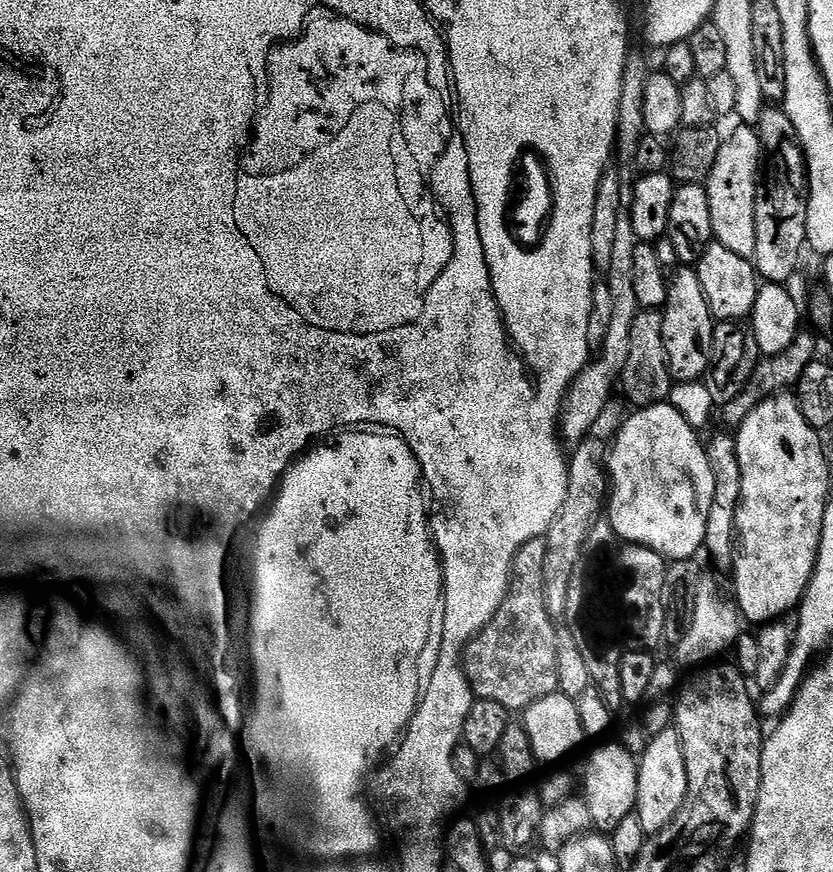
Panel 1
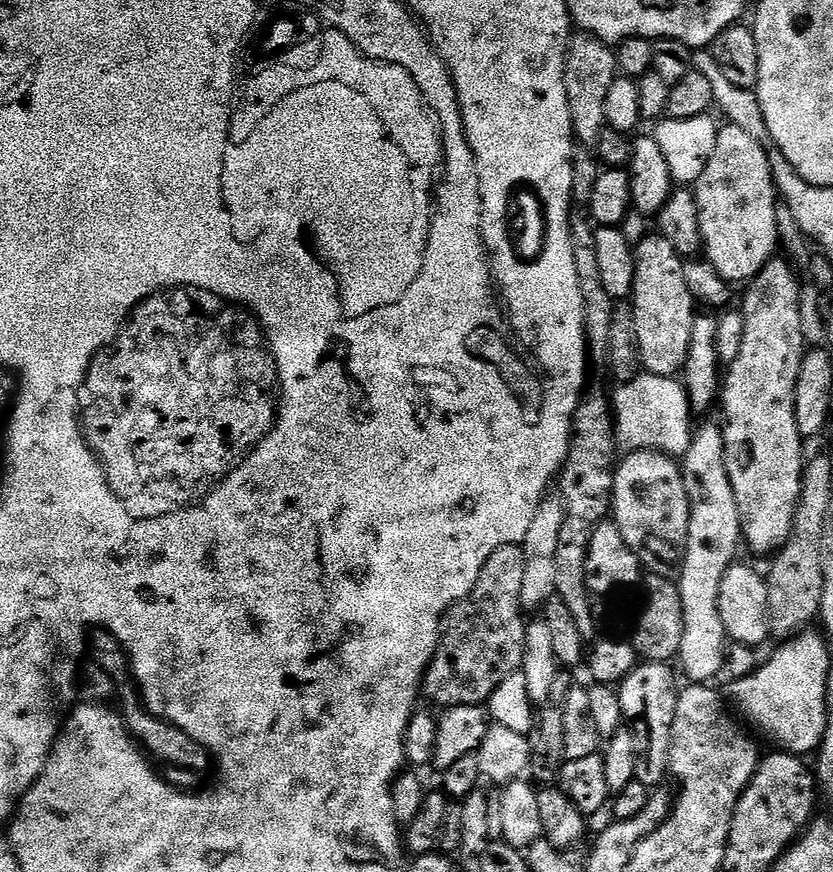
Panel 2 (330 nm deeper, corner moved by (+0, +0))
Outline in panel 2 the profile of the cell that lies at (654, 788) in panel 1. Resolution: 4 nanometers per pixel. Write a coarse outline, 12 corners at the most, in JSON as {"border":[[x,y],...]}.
{"border":[[637,663],[618,685],[622,714],[648,728],[636,780],[670,772],[678,706],[668,664]]}

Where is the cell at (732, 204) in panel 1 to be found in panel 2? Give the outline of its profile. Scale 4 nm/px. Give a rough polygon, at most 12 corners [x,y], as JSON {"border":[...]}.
{"border":[[729,122],[694,185],[703,255],[752,281],[778,252],[769,149]]}

